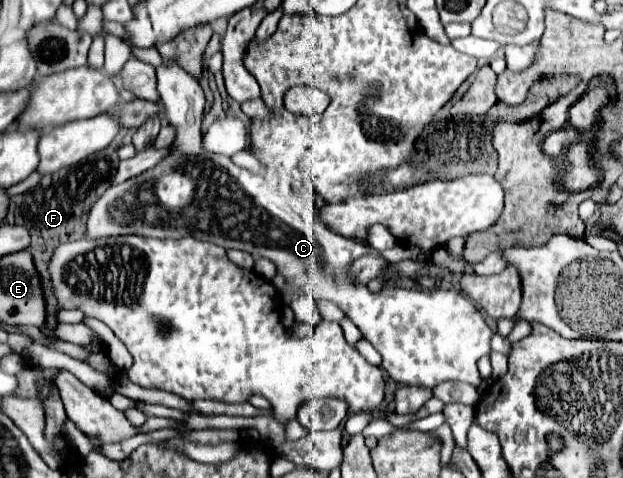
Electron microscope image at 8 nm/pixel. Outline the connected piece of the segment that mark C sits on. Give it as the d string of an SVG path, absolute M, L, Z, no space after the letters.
M160 65L156 69L158 75L158 93L160 101L164 105L164 119L170 127L176 131L176 139L170 145L168 157L164 157L156 167L130 177L128 181L110 187L108 193L104 193L90 209L88 223L86 223L86 237L100 239L100 237L112 237L112 235L140 235L140 237L156 237L156 239L182 239L182 237L194 237L198 241L212 241L224 249L240 249L250 253L252 257L266 257L288 277L290 283L294 283L302 293L314 297L314 299L328 299L336 303L348 319L362 331L364 339L368 339L374 349L382 355L382 367L394 381L402 381L406 385L424 385L424 387L436 387L444 381L464 381L474 385L476 389L482 383L482 377L478 373L478 359L484 355L490 355L492 351L498 351L502 355L508 355L512 351L512 341L506 337L494 335L494 331L486 325L480 311L458 291L454 289L404 289L404 287L384 287L380 293L368 291L364 285L356 285L354 281L348 281L348 265L354 259L376 253L390 263L398 263L407 259L426 260L433 251L424 250L415 245L398 244L393 249L379 252L370 245L348 241L344 237L334 235L326 225L322 225L316 219L304 221L300 215L290 211L290 201L282 197L278 191L270 189L268 183L238 165L234 165L226 155L208 153L202 147L202 115L204 115L204 91L200 83L184 73L180 65Z

